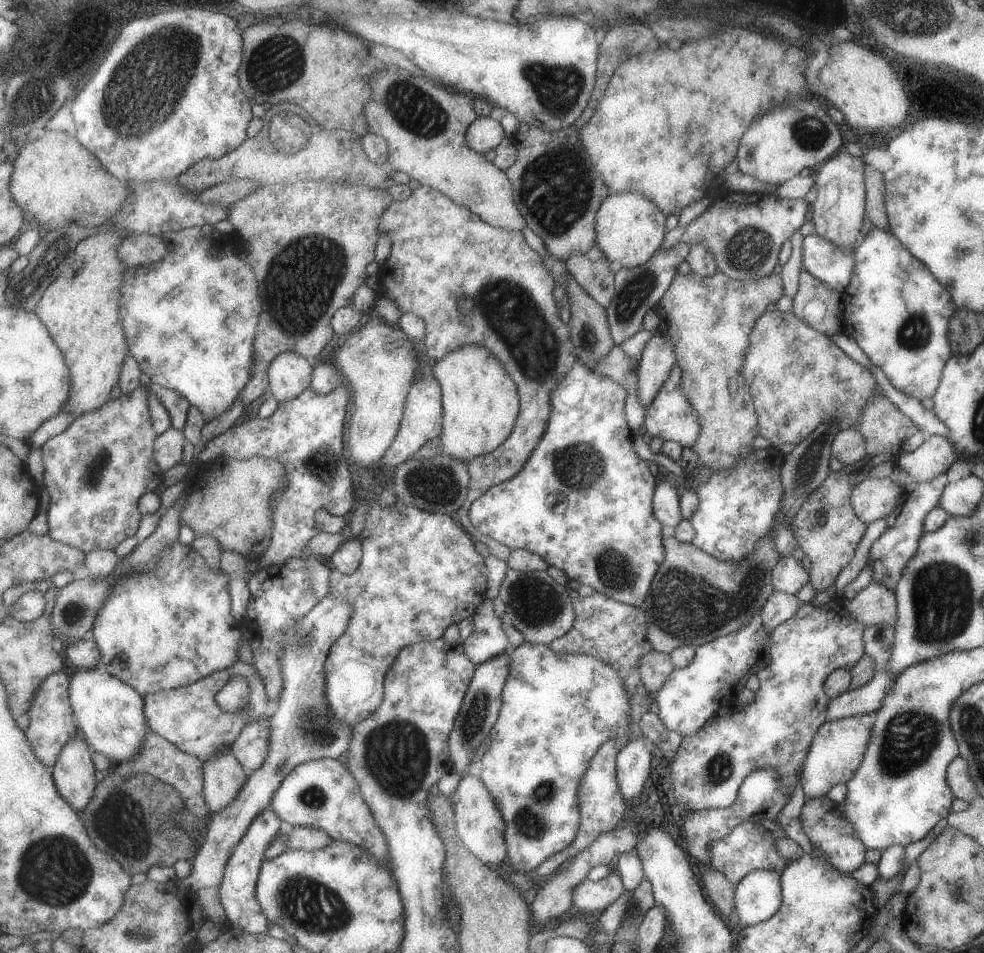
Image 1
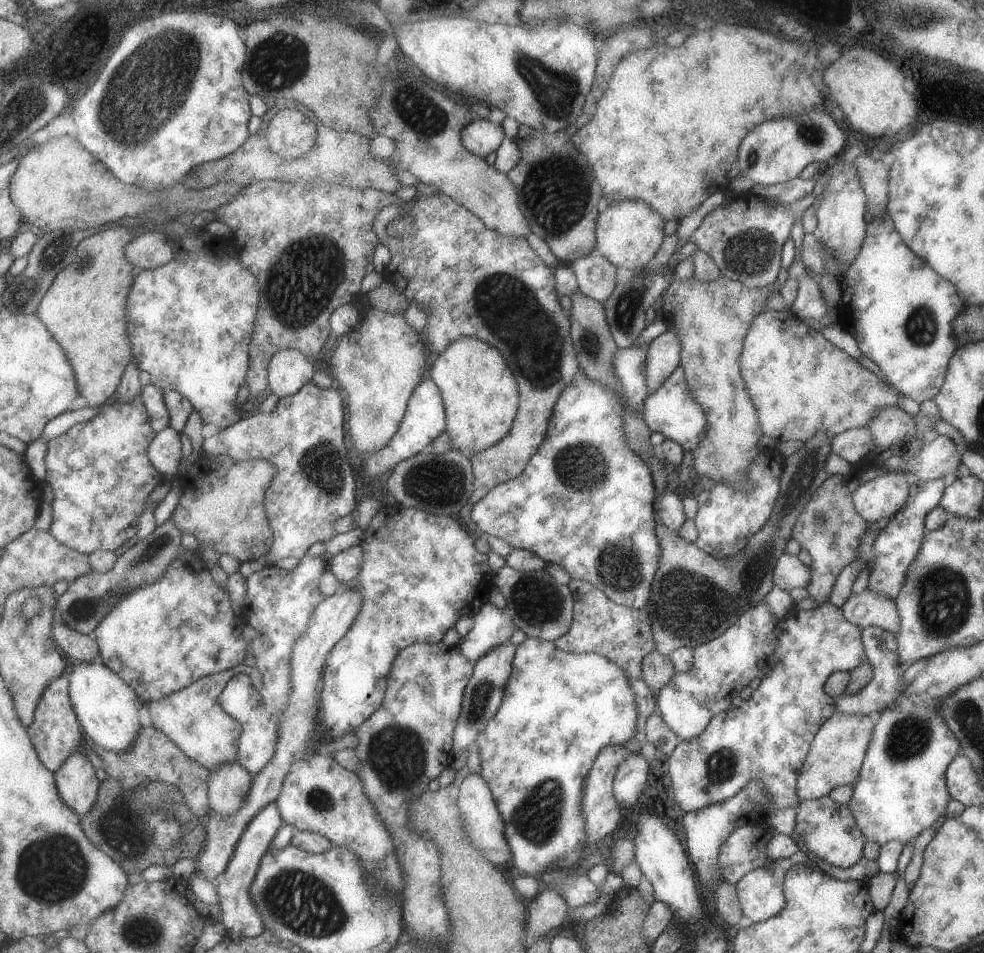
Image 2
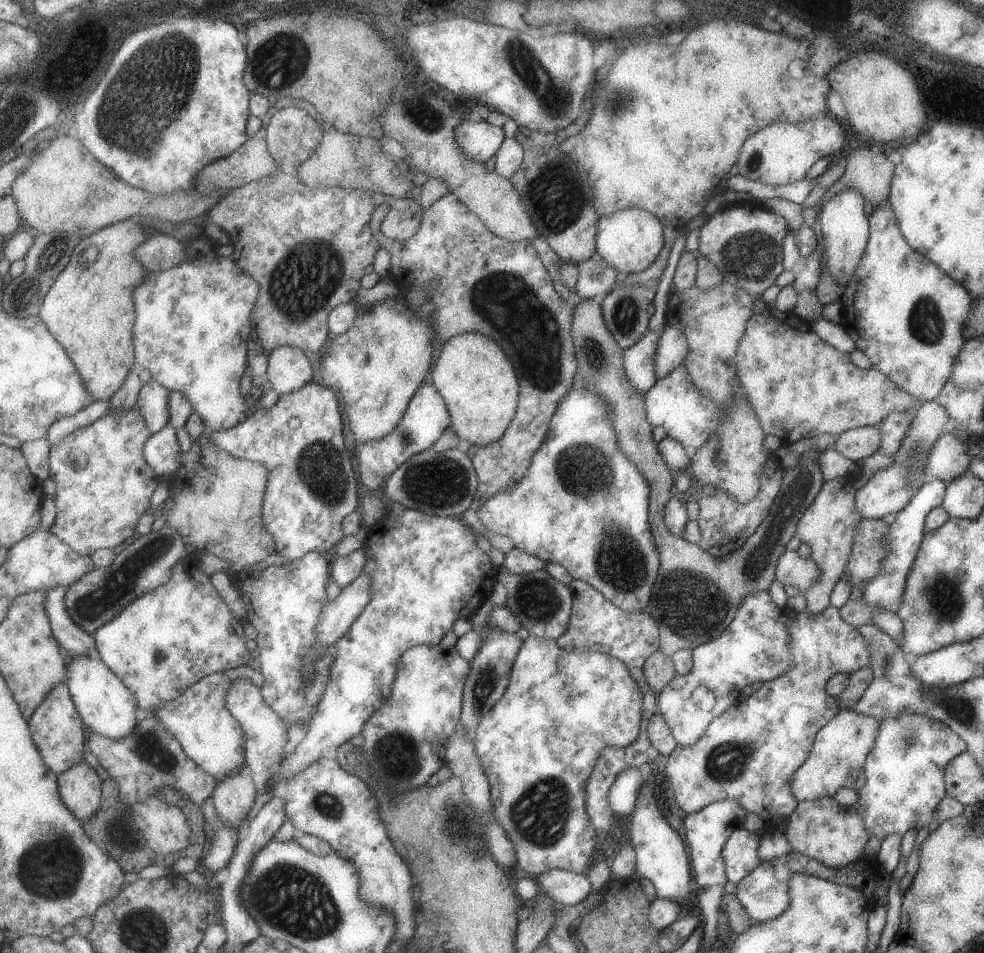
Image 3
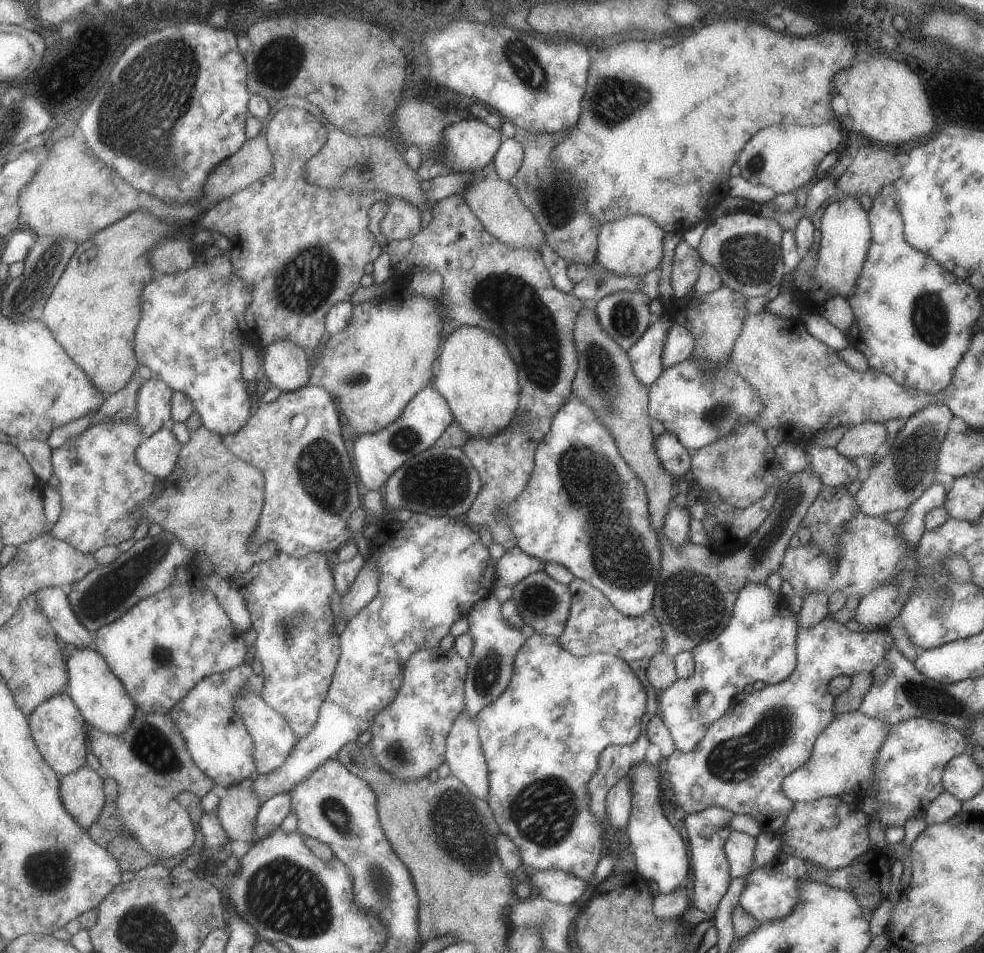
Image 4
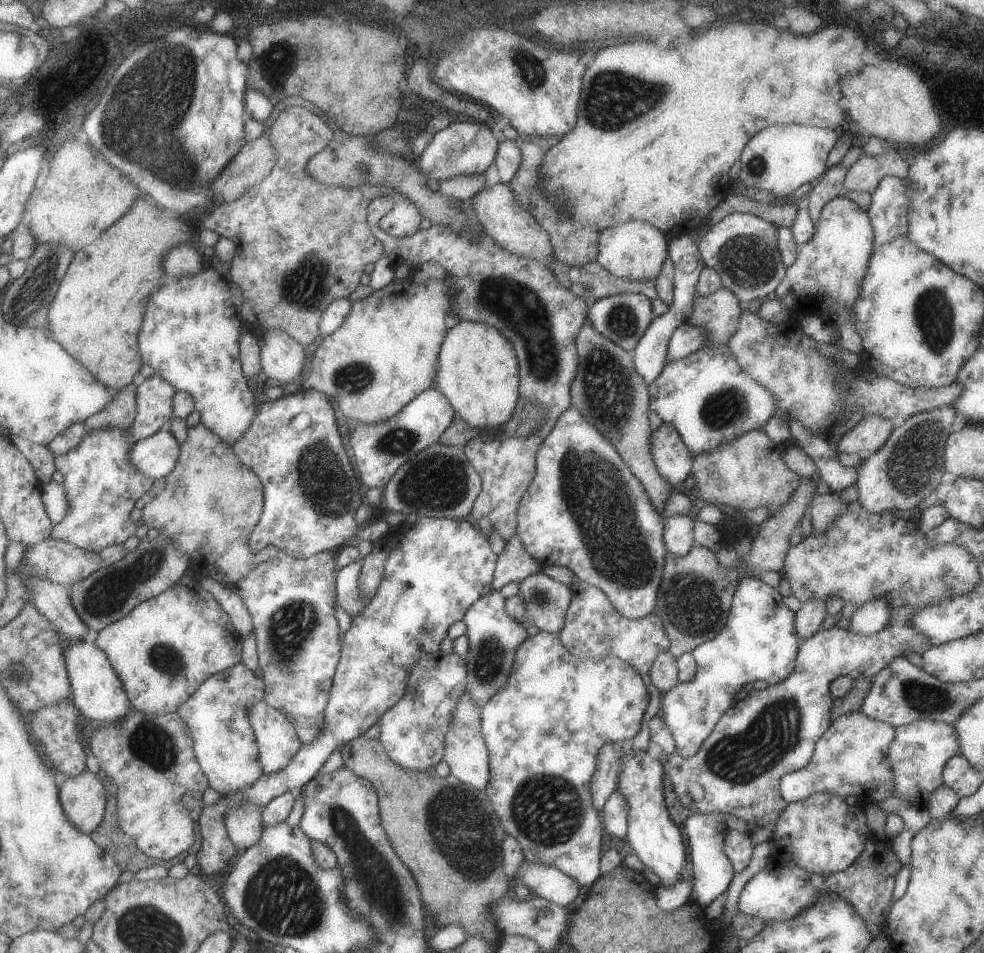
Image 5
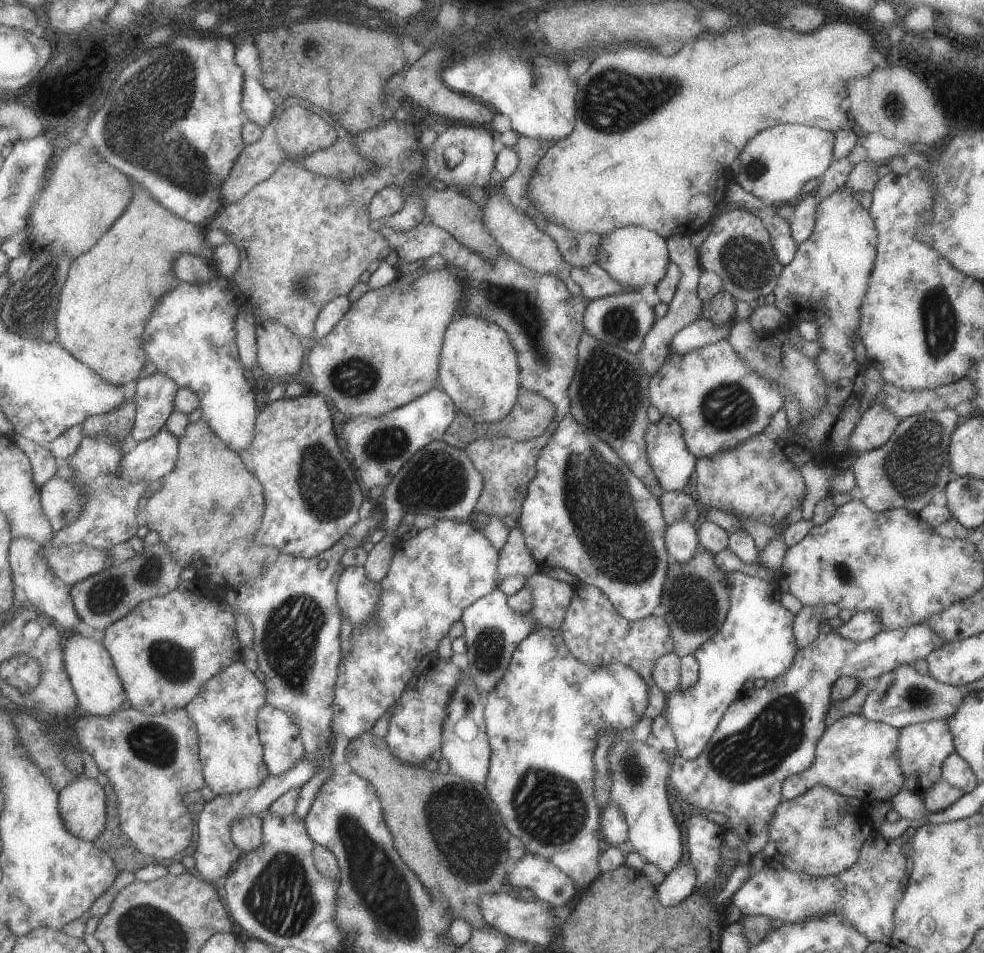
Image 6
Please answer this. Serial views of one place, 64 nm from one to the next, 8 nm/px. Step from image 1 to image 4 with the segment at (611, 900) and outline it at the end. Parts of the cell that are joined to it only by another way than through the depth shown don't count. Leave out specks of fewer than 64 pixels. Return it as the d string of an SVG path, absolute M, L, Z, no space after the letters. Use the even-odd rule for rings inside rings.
M539 870L527 878L531 880L529 886L537 890L537 894L563 906L573 906L585 894L589 884L587 880L565 870Z

